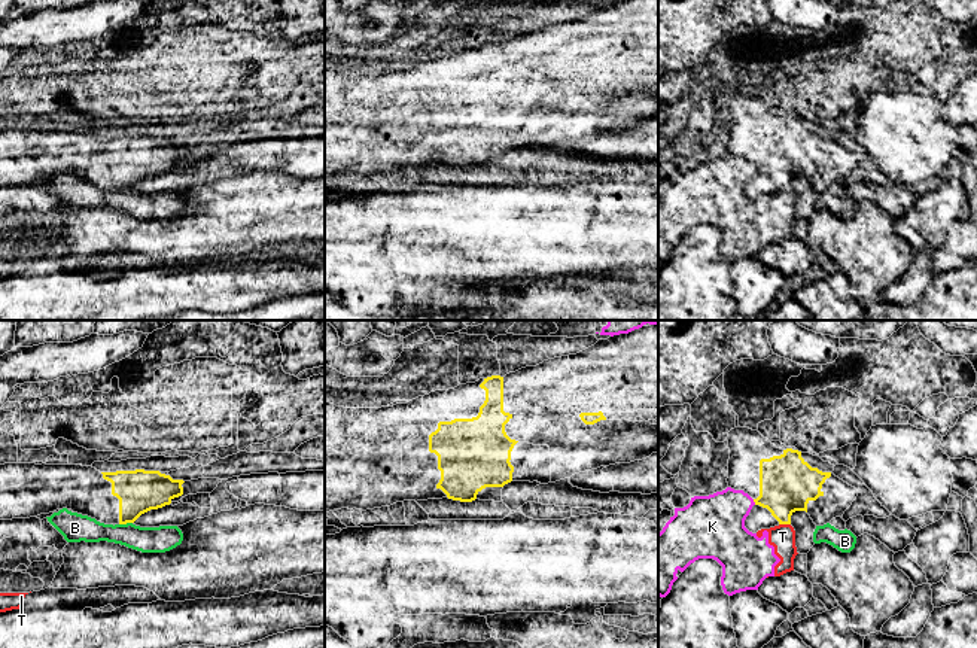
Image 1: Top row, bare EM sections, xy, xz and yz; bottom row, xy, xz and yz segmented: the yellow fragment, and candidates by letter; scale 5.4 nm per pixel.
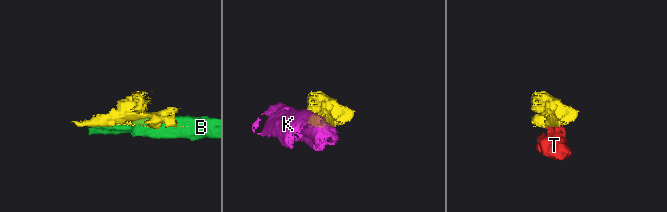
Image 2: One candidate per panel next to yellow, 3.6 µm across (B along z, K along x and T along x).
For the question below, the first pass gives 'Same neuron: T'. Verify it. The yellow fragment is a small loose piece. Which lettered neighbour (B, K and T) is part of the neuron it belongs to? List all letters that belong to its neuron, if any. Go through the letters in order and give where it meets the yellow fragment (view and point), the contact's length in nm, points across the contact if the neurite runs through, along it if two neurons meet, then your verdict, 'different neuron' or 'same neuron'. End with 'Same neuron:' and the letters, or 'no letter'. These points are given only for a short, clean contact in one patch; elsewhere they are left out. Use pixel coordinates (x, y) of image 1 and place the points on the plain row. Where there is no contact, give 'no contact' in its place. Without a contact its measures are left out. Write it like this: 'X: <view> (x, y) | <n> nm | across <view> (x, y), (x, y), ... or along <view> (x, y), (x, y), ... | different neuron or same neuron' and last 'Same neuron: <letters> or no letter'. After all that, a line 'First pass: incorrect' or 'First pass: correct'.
B: xy (125, 189) | 70 nm | different neuron
K: yz (754, 167) | 40 nm | different neuron
T: yz (785, 189) | 60 nm | different neuron
Same neuron: no letter
First pass: incorrect

